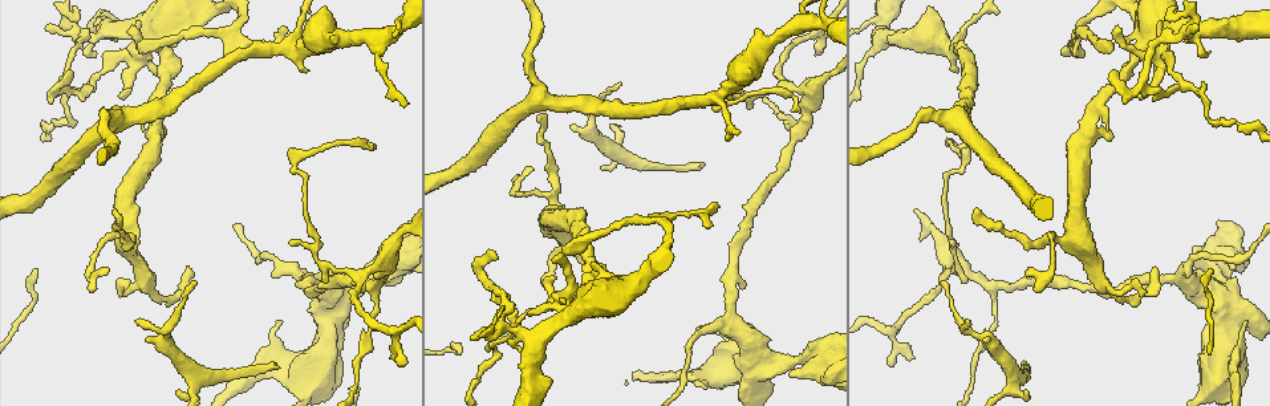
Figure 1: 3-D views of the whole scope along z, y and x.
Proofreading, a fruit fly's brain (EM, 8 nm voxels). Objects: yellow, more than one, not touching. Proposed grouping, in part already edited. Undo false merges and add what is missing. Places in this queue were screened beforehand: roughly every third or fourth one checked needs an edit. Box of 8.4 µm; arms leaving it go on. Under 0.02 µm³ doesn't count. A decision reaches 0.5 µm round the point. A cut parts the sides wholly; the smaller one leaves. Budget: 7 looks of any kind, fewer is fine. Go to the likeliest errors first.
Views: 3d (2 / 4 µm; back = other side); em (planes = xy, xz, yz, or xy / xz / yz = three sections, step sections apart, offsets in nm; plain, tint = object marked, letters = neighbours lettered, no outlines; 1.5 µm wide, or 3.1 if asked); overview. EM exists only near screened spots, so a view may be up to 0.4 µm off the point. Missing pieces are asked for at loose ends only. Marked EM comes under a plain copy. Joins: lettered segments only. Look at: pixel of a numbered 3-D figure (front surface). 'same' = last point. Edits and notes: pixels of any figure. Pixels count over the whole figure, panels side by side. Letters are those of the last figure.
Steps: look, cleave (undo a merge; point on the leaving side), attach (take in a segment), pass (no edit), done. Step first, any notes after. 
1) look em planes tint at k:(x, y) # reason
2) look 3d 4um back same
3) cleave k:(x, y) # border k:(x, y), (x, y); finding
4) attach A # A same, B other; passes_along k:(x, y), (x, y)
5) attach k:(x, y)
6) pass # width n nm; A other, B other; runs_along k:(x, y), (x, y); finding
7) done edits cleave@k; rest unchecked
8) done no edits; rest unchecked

look 3d 2um at 1:(1023, 364) # thin end

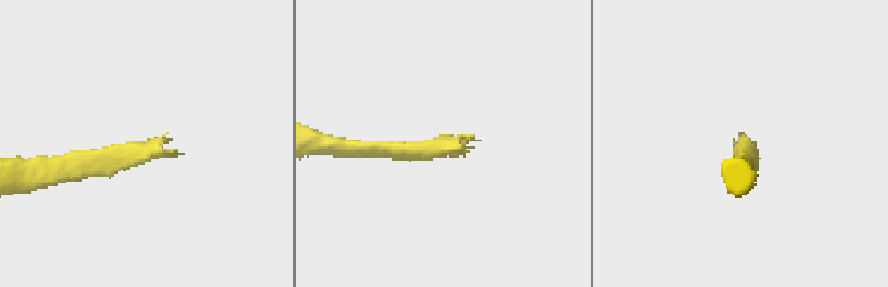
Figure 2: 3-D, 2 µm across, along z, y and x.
look em planes tint at 2:(735, 148) # shape alone is not enough

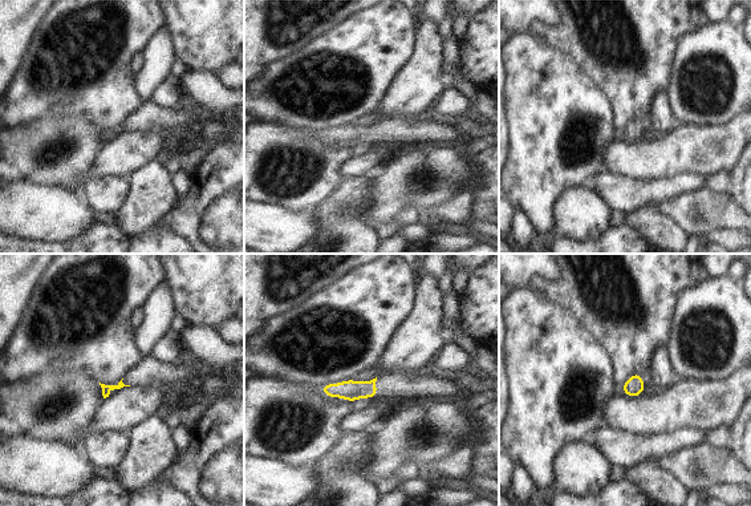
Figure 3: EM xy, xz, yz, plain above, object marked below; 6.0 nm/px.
look em planes letters same

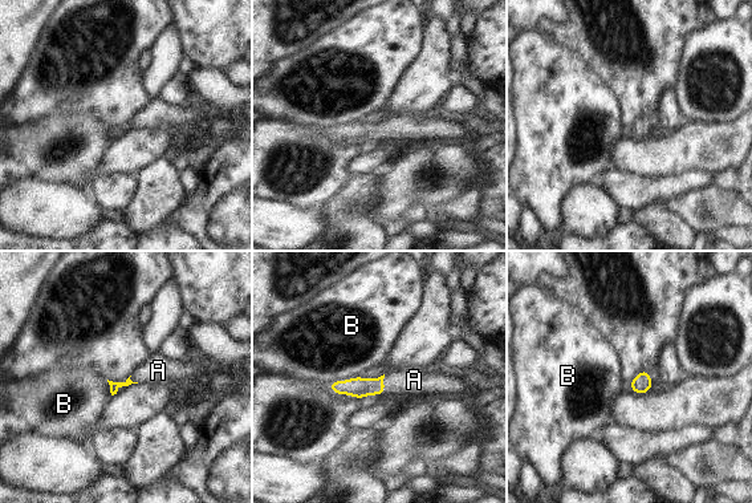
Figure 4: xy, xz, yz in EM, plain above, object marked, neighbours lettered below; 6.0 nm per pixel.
attach A # A same, B other; it goes on there

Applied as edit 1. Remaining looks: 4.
look overview

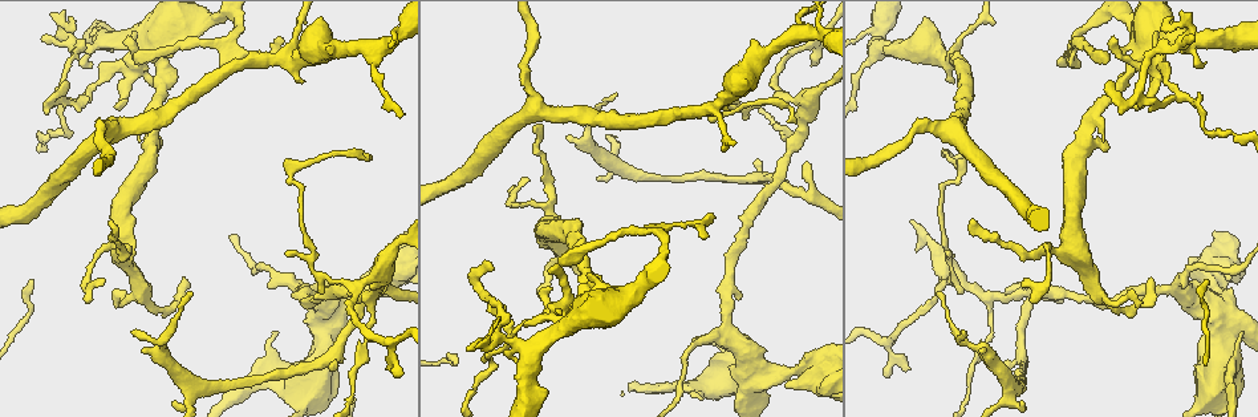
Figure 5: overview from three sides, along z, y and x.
look em yz step 4 letters at 5:(939, 295) # thin end

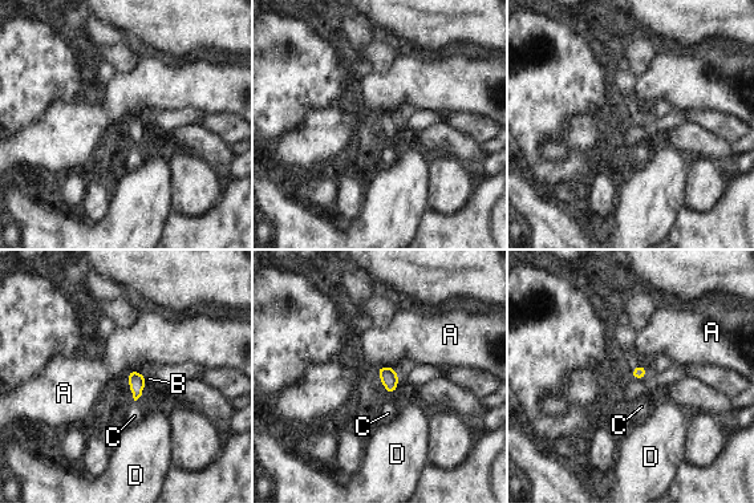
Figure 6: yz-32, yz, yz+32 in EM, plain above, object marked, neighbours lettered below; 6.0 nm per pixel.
pass # width 80 nm; A other, B other, C other, D other; border 6:(377, 366), (392, 366), (396, 370); no lettered segment goes on from it

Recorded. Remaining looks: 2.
look em xz step 4 letters at 5:(953, 83) # branch stops here

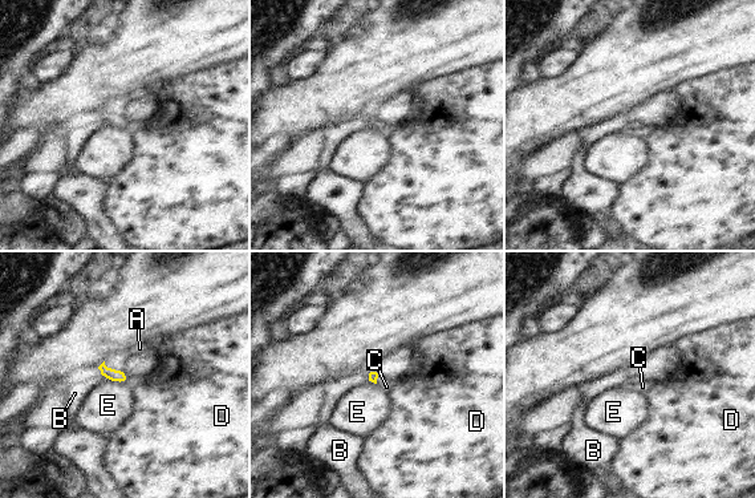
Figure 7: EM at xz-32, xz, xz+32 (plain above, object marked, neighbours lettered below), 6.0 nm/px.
look em yz step 4 letters same

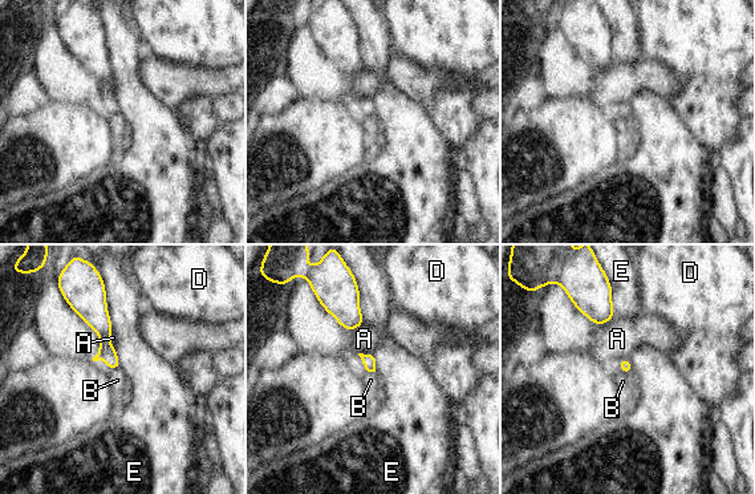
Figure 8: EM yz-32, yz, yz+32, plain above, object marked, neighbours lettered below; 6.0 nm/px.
pass # A other, B other, D other, E other; border 8:(120, 367), (112, 371); none of them fits

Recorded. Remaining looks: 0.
done edits attach@4; rest unchecked

